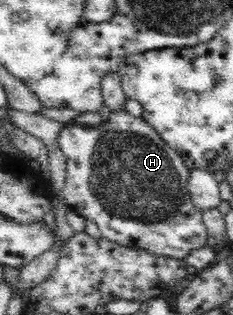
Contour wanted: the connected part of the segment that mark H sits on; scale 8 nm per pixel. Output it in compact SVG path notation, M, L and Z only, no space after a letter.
M126 111L106 113L98 127L76 125L62 129L58 143L68 158L63 189L66 201L72 211L91 221L104 239L127 248L143 249L176 259L206 243L209 235L203 224L203 213L196 211L186 188L191 169L142 117L134 117Z

